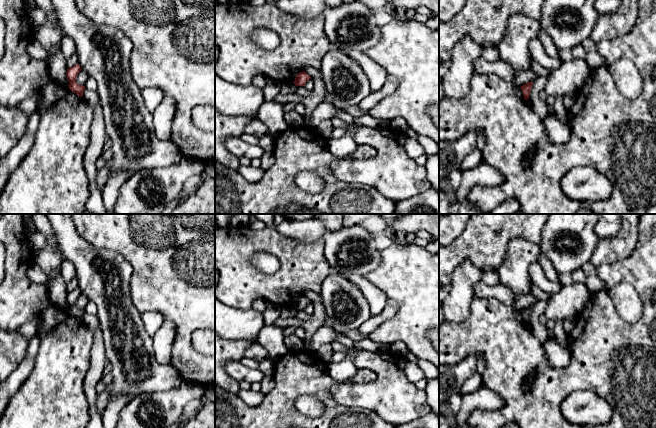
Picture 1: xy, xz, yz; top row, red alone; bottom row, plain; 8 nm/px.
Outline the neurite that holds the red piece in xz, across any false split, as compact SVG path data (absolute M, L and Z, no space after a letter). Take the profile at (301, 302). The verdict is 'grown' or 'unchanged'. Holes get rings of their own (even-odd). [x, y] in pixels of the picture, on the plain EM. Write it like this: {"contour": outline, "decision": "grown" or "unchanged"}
{"contour": "M302 295L296 299L295 305L293 306L295 310L305 310L306 306L311 303L305 295Z", "decision": "unchanged"}

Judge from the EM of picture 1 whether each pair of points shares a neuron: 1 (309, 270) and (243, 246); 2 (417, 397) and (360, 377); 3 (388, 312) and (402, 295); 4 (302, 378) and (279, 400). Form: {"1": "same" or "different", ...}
{"1": "same", "2": "different", "3": "different", "4": "same"}

